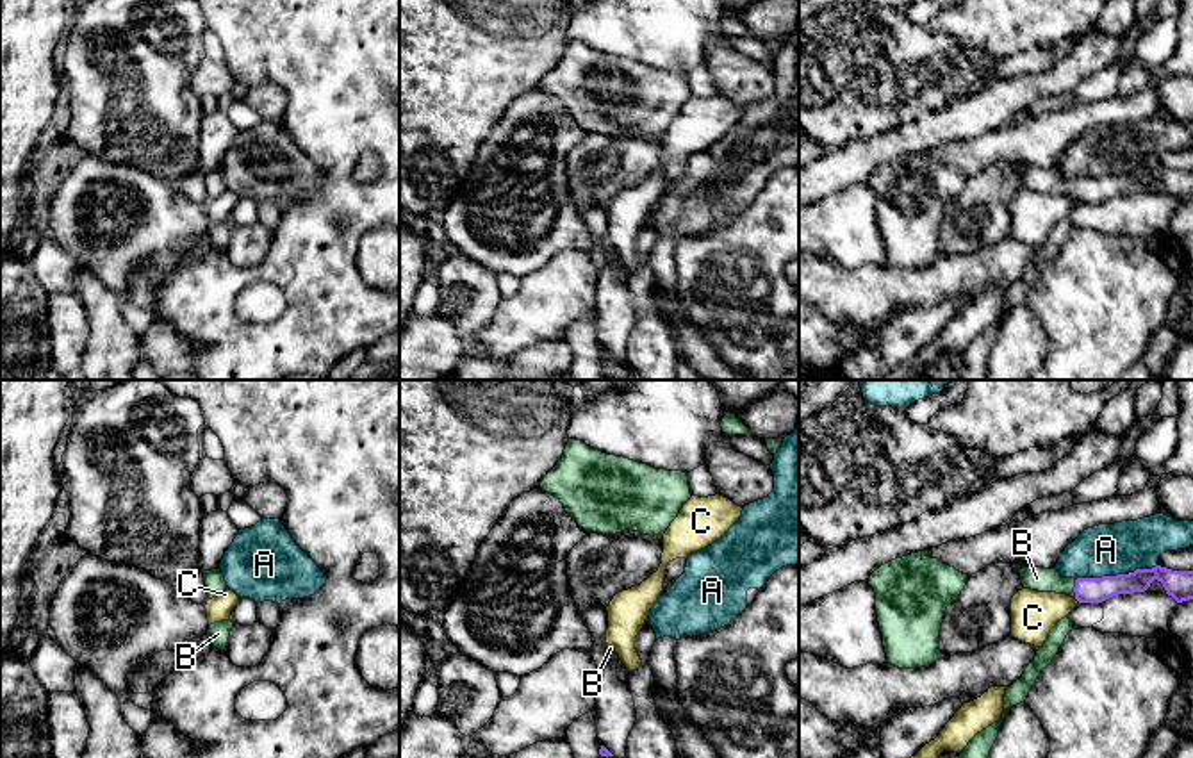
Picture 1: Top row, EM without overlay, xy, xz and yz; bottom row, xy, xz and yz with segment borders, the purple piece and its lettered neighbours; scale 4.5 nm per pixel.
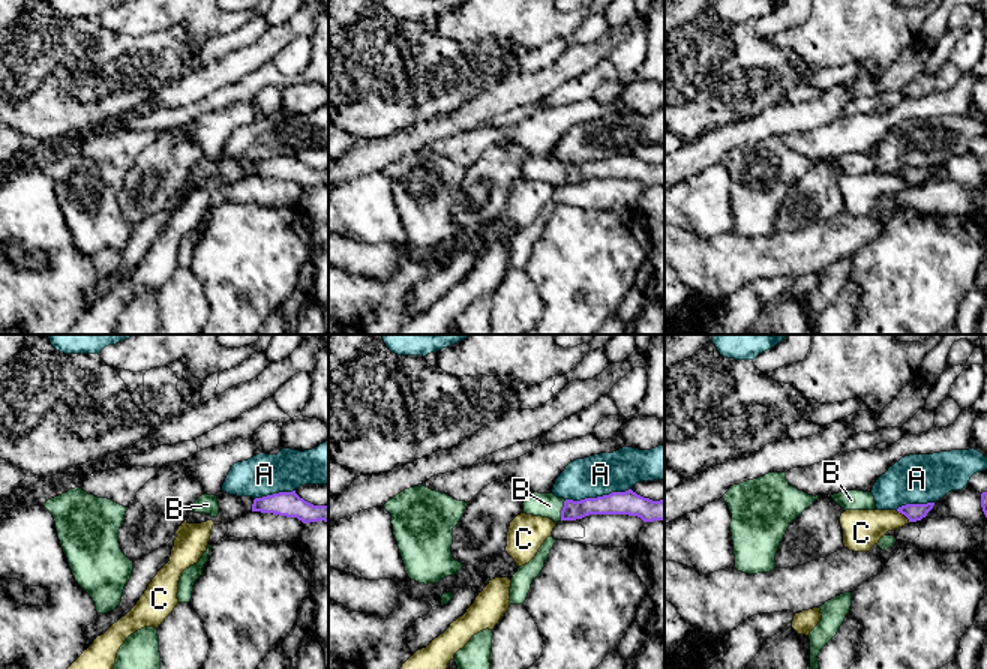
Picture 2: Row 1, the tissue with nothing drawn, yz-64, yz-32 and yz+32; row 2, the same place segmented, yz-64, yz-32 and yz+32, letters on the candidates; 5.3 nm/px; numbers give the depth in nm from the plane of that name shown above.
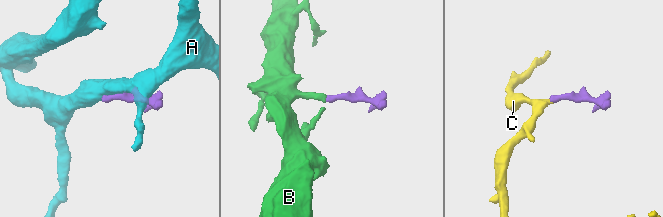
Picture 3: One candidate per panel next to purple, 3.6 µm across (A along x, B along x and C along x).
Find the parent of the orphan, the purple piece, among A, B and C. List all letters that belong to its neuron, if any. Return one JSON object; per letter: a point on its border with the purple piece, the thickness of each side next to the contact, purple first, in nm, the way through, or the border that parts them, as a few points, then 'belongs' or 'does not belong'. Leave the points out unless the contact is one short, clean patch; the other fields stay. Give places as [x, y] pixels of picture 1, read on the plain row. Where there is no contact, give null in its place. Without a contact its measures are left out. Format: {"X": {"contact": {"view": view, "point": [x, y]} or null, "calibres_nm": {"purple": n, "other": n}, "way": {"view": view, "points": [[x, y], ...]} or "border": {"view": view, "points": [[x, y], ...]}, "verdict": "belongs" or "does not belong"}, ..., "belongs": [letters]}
{"A": {"contact": {"view": "yz", "point": [1117, 175]}, "calibres_nm": {"purple": 110, "other": 240}, "border": {"view": "yz", "points": [[1156, 164], [1145, 170], [1079, 177], [1076, 181]]}, "verdict": "does not belong"}, "B": {"contact": {"view": "yz", "point": [1074, 189]}, "calibres_nm": {"purple": 110, "other": 110}, "way": {"view": "yz", "points": [[1086, 189], [1074, 189], [1036, 179]]}, "verdict": "belongs"}, "C": {"contact": {"view": "yz", "point": [1077, 200]}, "calibres_nm": {"purple": 110, "other": 200}, "border": {"view": "yz", "points": [[1074, 198], [1079, 202]]}, "verdict": "does not belong"}, "belongs": ["B"]}

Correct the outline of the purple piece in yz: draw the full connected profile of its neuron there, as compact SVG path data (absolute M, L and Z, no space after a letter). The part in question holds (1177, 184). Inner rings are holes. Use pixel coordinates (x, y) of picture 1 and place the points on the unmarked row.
M1161 166L1129 175L1077 180L1061 178L1056 169L1043 168L1025 168L1018 175L1024 189L1066 194L1079 203L1102 203L1118 194L1145 193L1154 180L1161 182L1177 203L1193 200L1193 171L1172 171Z

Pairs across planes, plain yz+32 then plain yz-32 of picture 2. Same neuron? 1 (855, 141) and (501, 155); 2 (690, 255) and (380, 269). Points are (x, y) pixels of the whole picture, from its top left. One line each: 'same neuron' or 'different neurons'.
1: different neurons
2: same neuron

